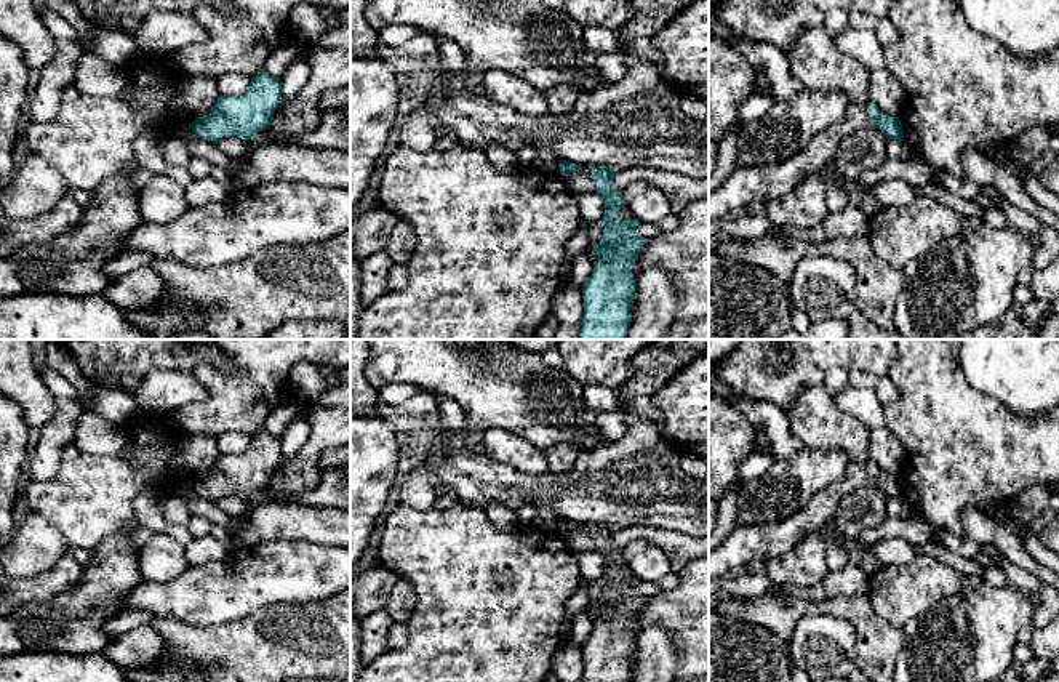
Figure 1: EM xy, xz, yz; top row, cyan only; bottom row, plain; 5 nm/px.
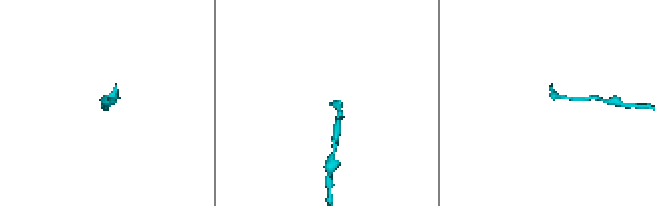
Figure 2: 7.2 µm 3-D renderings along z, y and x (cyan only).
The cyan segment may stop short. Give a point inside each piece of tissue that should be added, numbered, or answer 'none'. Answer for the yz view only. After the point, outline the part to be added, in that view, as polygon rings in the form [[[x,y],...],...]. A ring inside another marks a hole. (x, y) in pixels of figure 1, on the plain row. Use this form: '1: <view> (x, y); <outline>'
1: yz (746, 545); [[[851,463],[838,480],[816,493],[801,511],[790,517],[769,525],[734,528],[709,551],[709,578],[723,580],[736,567],[757,560],[768,564],[782,557],[806,536],[819,533],[845,495],[867,485],[872,485],[867,464]]]

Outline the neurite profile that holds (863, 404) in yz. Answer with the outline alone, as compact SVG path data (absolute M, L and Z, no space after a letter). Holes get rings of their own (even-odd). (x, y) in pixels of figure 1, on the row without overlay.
M851 386L833 395L835 405L859 421L869 429L885 426L885 405L869 389L854 389Z

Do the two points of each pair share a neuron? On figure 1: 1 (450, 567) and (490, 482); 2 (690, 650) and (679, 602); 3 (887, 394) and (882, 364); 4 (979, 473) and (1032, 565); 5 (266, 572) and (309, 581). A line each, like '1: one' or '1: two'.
1: two
2: one
3: two
4: two
5: one

